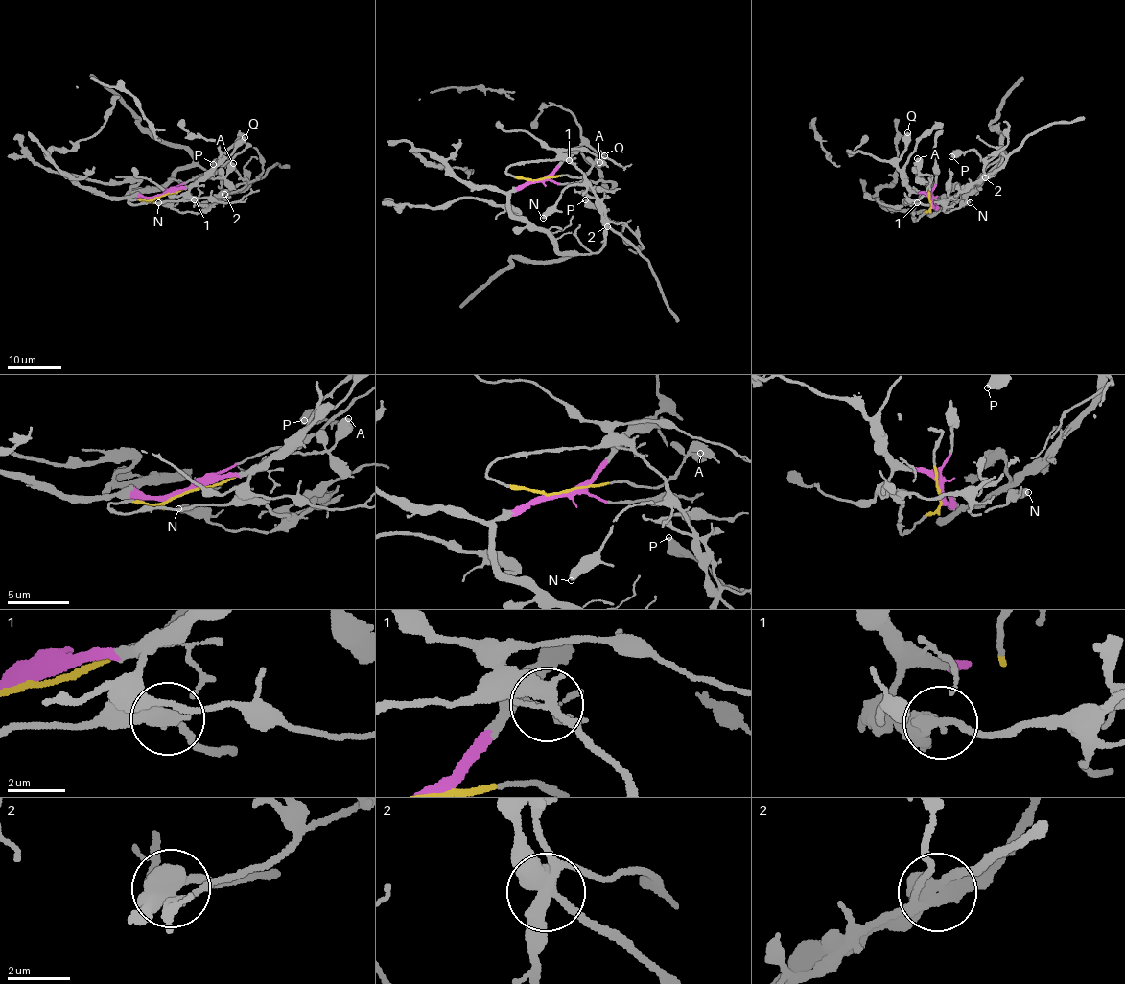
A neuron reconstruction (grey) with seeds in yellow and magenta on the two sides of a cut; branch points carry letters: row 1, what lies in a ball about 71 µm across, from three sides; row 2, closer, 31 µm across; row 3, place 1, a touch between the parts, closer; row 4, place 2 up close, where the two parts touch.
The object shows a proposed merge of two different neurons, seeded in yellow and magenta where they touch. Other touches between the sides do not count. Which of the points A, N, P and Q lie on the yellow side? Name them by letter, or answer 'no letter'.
A, N

